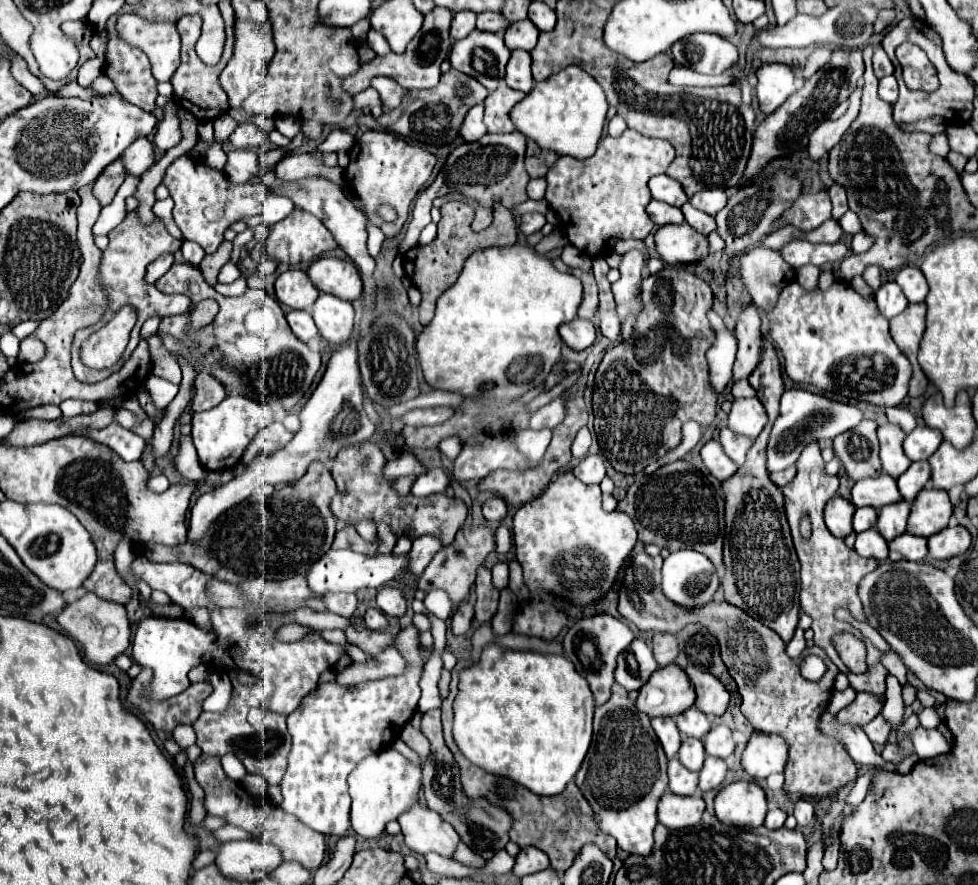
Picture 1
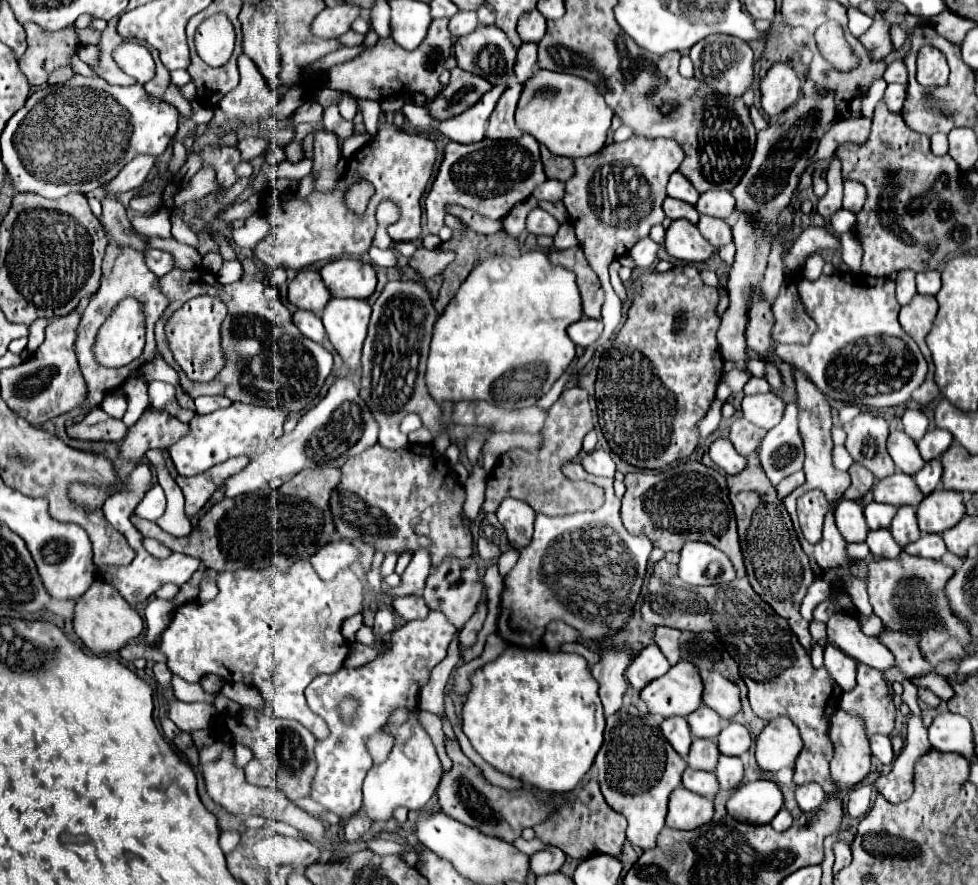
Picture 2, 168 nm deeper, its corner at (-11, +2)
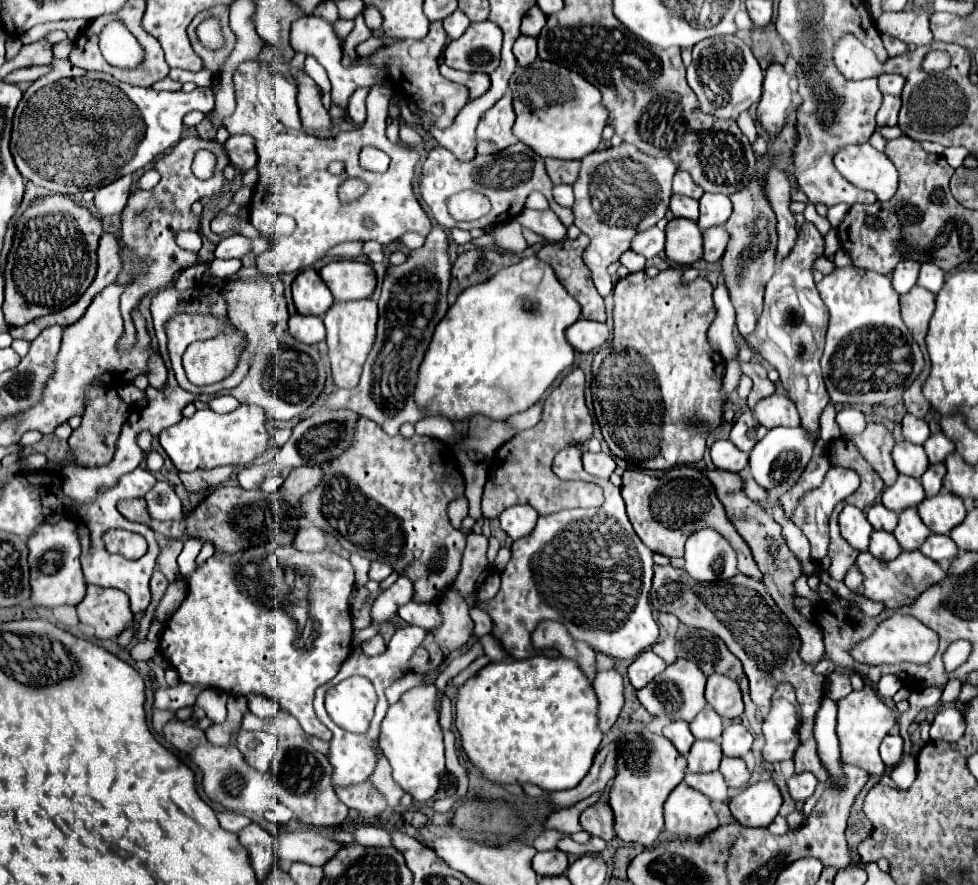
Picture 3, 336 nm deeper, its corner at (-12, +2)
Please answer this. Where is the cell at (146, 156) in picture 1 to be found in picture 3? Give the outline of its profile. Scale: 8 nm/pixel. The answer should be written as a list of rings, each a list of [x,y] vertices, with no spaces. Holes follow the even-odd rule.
[[[133,175],[121,177],[119,181],[113,181],[105,187],[99,187],[95,193],[95,199],[93,199],[99,215],[101,217],[119,215],[127,203],[127,197],[131,193],[131,185],[133,185]]]

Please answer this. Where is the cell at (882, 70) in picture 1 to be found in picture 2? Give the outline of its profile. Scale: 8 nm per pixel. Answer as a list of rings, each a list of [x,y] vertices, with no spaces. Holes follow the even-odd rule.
[[[902,59],[890,63],[888,69],[884,71],[886,83],[906,83],[906,77],[908,77],[908,73],[906,73],[906,65]]]

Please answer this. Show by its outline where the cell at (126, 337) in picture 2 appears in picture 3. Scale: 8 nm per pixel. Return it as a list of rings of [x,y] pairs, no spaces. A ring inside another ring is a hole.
[[[183,137],[167,155],[155,161],[153,169],[159,171],[161,181],[151,191],[133,191],[125,209],[121,211],[121,243],[123,247],[131,249],[133,253],[133,267],[131,267],[131,283],[119,297],[119,309],[125,319],[125,345],[135,343],[135,325],[131,319],[131,311],[141,303],[147,293],[153,293],[165,287],[177,273],[183,269],[197,265],[197,253],[185,251],[175,243],[175,235],[179,231],[199,231],[201,216],[191,212],[191,205],[203,197],[211,197],[219,193],[221,185],[225,183],[221,171],[227,165],[227,153],[223,144],[217,141],[201,139],[201,137]],[[199,149],[209,149],[217,157],[215,173],[211,179],[197,179],[191,173],[191,161]]]

